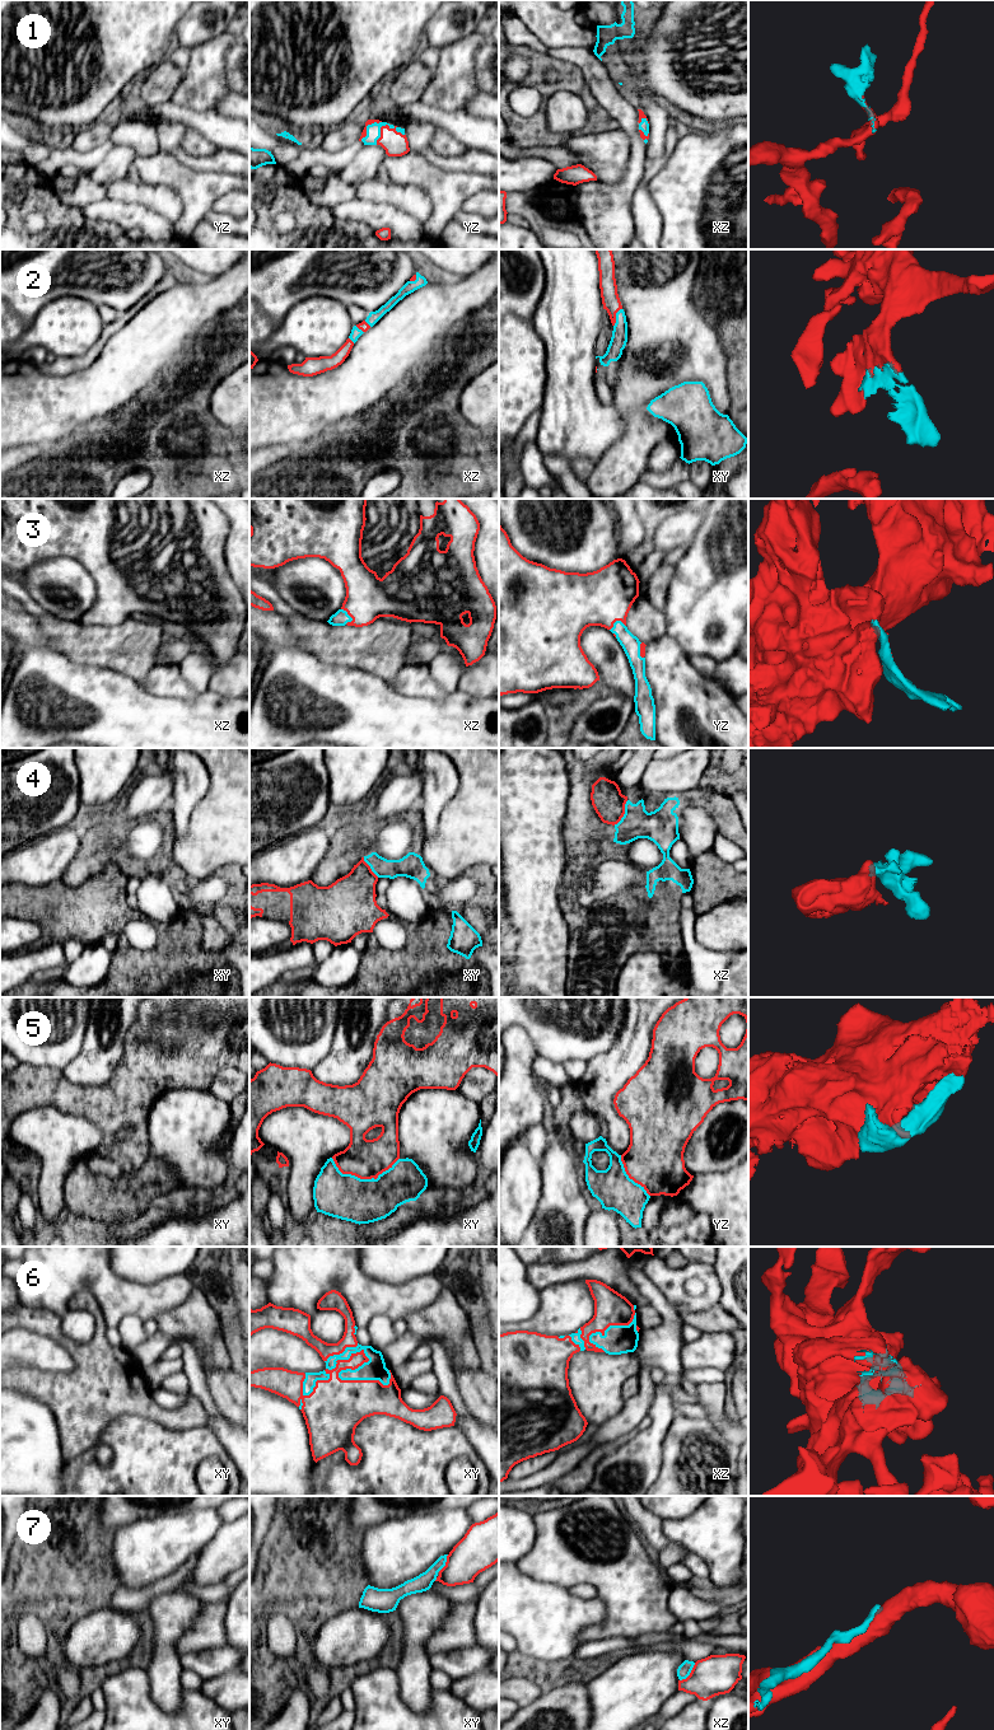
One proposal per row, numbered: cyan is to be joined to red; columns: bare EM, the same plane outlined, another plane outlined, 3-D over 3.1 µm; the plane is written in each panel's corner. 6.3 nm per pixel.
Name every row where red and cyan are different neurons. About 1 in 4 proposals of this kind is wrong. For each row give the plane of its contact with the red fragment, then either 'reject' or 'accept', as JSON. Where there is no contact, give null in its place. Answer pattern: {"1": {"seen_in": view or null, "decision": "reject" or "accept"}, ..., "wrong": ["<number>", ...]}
{"1": {"seen_in": "yz", "decision": "accept"}, "2": {"seen_in": "xy", "decision": "accept"}, "3": {"seen_in": "xz", "decision": "accept"}, "4": {"seen_in": "xz", "decision": "reject"}, "5": {"seen_in": "xy", "decision": "reject"}, "6": {"seen_in": "xy", "decision": "accept"}, "7": {"seen_in": "xz", "decision": "reject"}, "wrong": ["4", "5", "7"]}

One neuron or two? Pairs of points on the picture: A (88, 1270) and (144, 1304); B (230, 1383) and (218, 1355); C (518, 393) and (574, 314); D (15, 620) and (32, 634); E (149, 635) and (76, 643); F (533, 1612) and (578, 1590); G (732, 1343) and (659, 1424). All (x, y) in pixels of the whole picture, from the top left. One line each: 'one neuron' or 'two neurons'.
A: one neuron
B: two neurons
C: two neurons
D: one neuron
E: one neuron
F: two neurons
G: two neurons

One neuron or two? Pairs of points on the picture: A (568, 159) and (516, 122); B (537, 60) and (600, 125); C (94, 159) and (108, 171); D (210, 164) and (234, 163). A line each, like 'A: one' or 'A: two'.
A: two
B: one
C: two
D: one

